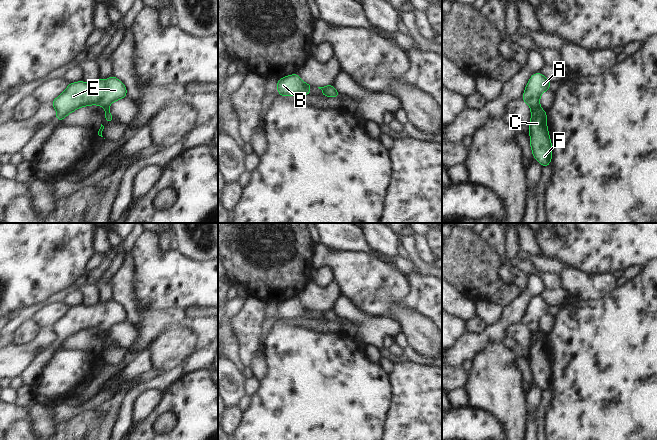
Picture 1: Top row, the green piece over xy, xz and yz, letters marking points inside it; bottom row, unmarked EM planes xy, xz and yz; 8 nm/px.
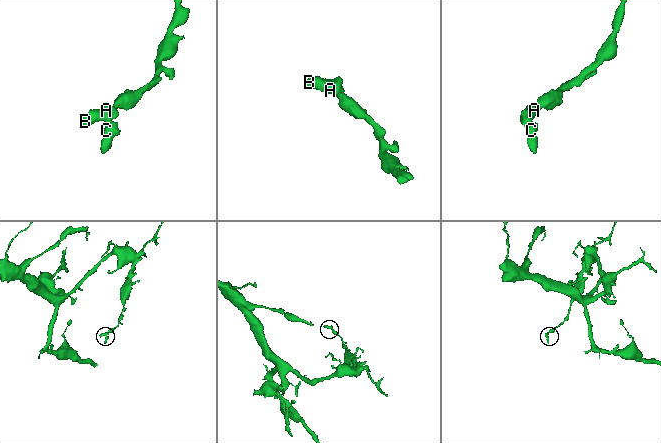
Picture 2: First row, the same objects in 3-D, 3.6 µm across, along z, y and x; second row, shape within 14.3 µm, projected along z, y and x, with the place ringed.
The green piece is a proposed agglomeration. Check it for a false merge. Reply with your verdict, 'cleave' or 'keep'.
keep

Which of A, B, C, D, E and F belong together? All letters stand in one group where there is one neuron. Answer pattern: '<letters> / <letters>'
A B C D E F

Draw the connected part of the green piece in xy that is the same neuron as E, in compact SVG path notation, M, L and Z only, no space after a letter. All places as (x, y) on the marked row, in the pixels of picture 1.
M111 75L107 80L98 78L91 83L69 83L66 90L52 100L52 105L57 111L55 118L60 121L80 107L99 105L105 109L105 120L113 122L115 120L110 114L109 106L126 95L127 89L124 84Z

